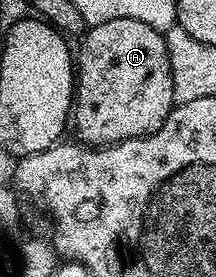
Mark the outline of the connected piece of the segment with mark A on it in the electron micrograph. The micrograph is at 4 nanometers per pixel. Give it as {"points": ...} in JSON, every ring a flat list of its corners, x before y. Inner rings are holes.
{"points":[[109,19,100,25,90,26,82,34,81,40,83,40,83,46,77,49,77,84,73,94,73,125,75,121,75,129,79,132,78,140,91,147,102,147,118,145,120,141,128,141,134,137,148,137,150,133,157,132,177,104,173,95,173,75,169,67,166,36,160,30,149,27,149,23,141,23,141,19]]}

